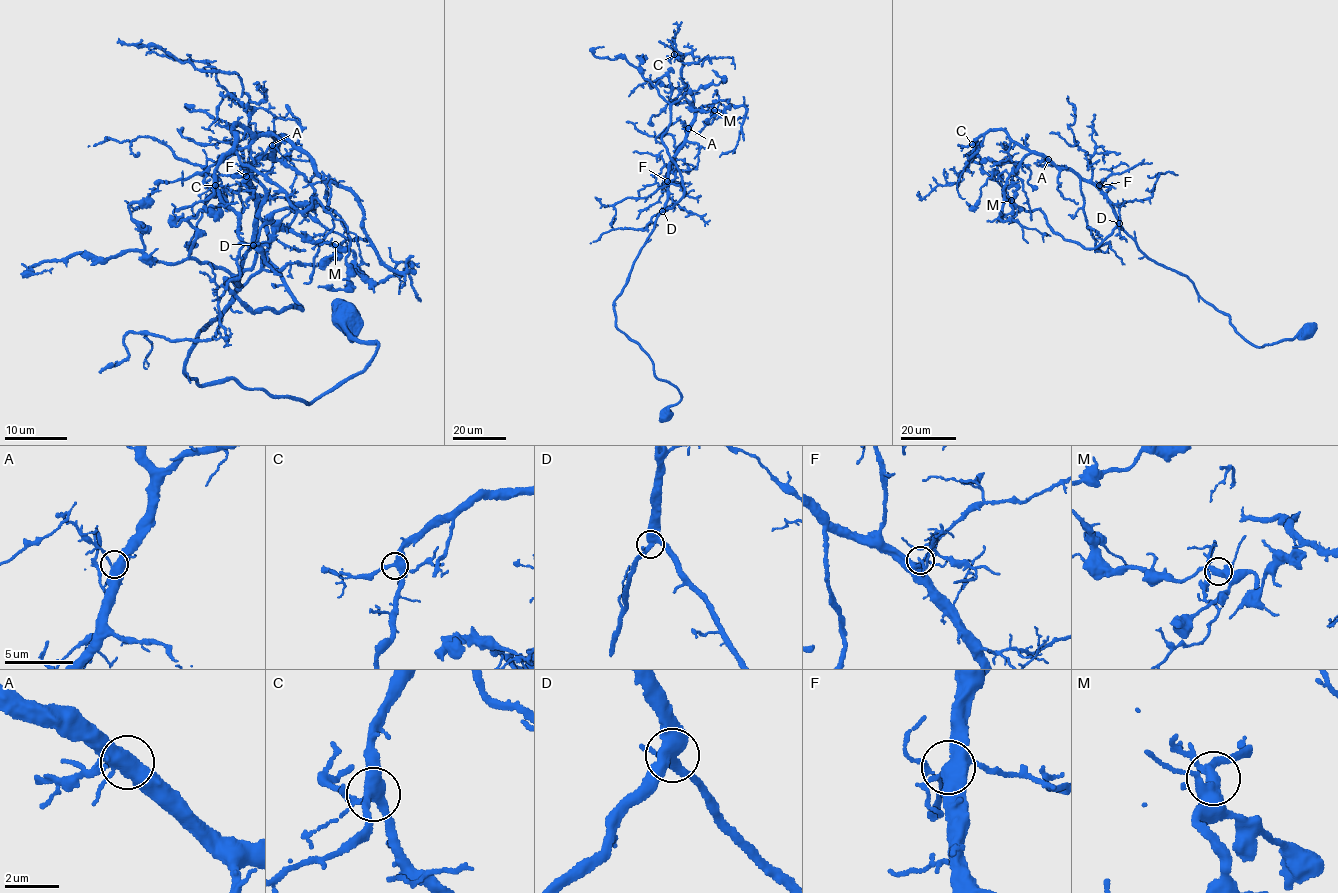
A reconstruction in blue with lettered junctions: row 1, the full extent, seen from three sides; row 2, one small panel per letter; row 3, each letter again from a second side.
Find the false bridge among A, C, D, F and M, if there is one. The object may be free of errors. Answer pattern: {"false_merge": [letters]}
{"false_merge": []}

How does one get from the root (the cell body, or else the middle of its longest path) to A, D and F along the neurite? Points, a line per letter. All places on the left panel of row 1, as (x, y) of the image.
A: (353, 323), (350, 339), (376, 352), (311, 403), (186, 374), (236, 288), (256, 215), (244, 171), (272, 145)
D: (353, 323), (350, 339), (376, 352), (311, 403), (198, 385), (191, 344), (253, 244)
F: (353, 323), (350, 339), (376, 352), (311, 403), (188, 377), (195, 336), (229, 304), (252, 247), (246, 176)

